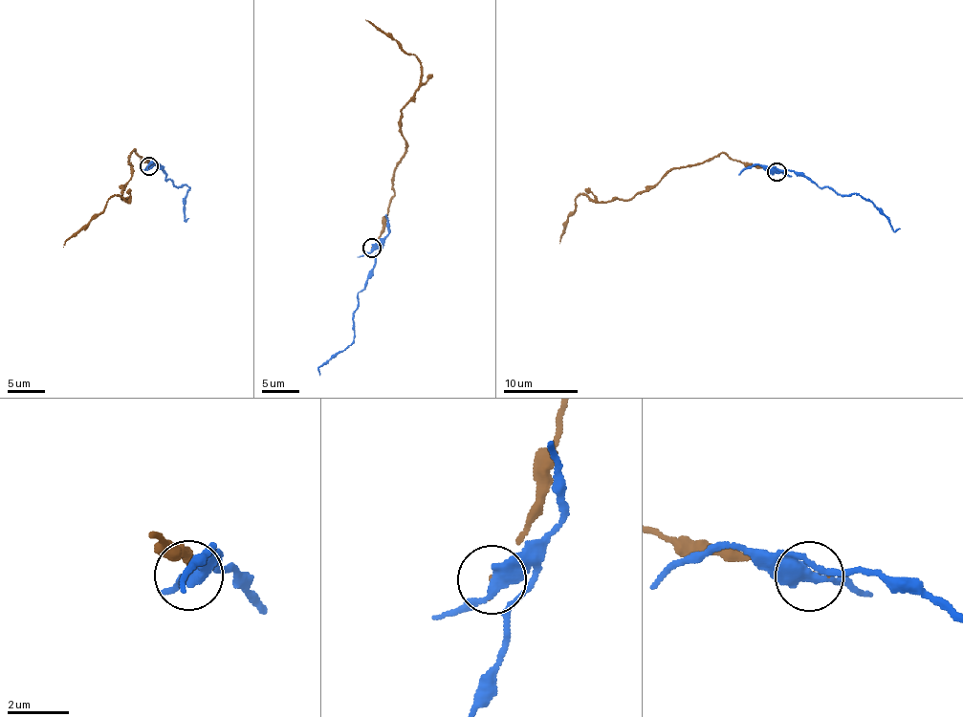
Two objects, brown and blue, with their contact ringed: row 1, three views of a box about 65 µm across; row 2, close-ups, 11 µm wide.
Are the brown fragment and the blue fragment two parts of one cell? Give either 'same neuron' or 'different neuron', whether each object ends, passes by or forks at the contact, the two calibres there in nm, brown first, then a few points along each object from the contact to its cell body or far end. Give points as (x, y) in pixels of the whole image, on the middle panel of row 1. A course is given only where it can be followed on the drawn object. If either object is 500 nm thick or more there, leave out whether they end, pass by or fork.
different neuron; brown ends there; blue passes by; 80 nm thick on the brown side, 400 nm on the other; brown runs (372, 248), (387, 214), (394, 168), (404, 148), (403, 107), (422, 74), (420, 61), (366, 19); blue runs (372, 248), (376, 265), (371, 277), (358, 293), (354, 341), (324, 361), (318, 369), (319, 375)

